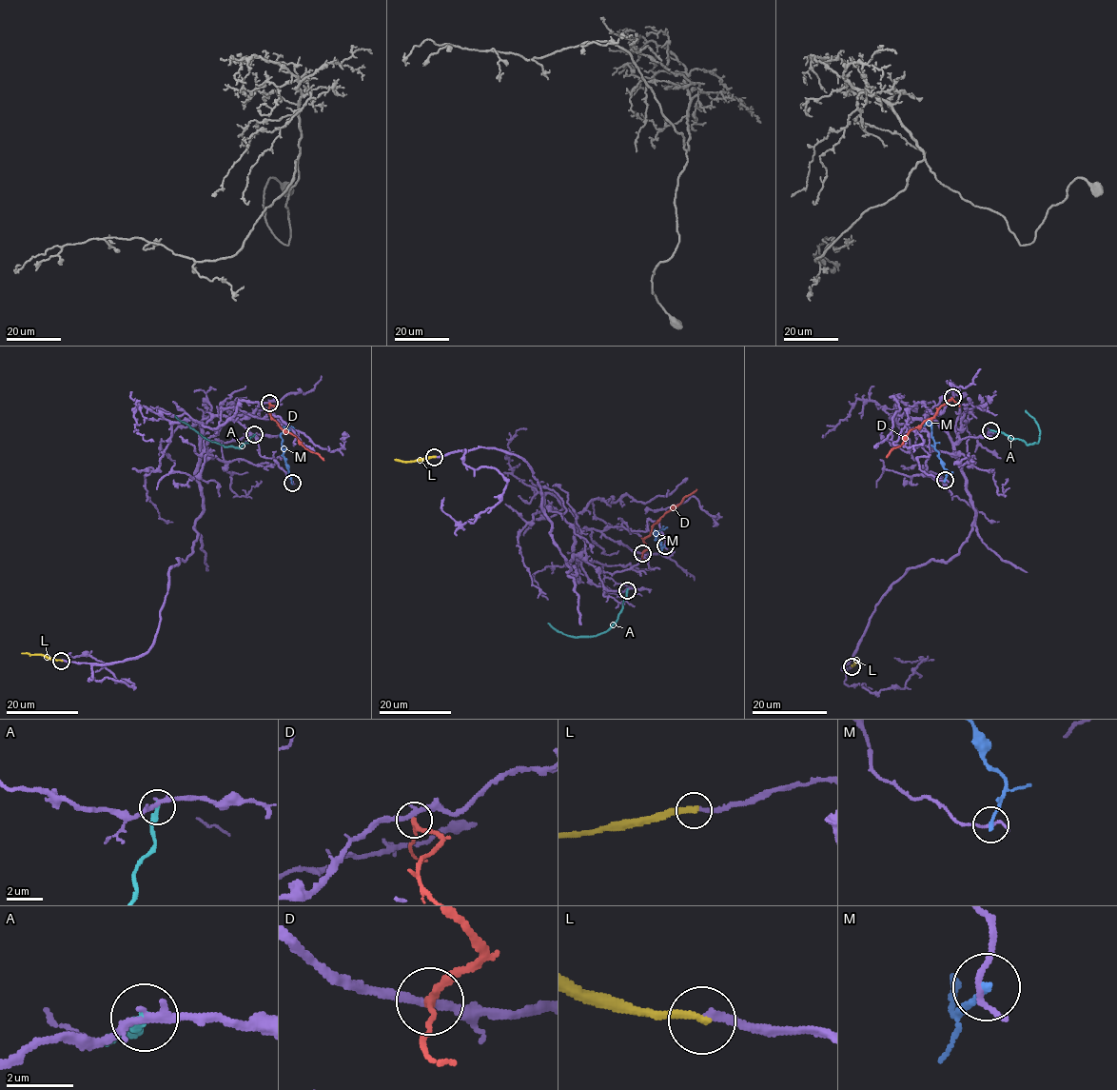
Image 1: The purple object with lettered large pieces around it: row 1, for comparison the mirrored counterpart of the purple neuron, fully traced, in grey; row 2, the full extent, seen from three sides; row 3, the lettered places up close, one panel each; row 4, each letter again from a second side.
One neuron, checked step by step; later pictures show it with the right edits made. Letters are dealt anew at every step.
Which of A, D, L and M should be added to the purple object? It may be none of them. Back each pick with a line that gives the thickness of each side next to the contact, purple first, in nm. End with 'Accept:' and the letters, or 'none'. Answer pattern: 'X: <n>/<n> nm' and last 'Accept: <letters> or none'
Accept: none

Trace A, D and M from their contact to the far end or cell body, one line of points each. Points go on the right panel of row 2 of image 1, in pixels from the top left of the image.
A: (990, 430), (1021, 439), (1028, 445), (1037, 443), (1040, 429), (1026, 410)
D: (952, 397), (931, 418), (911, 429), (903, 443), (893, 447), (886, 457)
M: (944, 481), (947, 471), (934, 447), (930, 423), (926, 425)

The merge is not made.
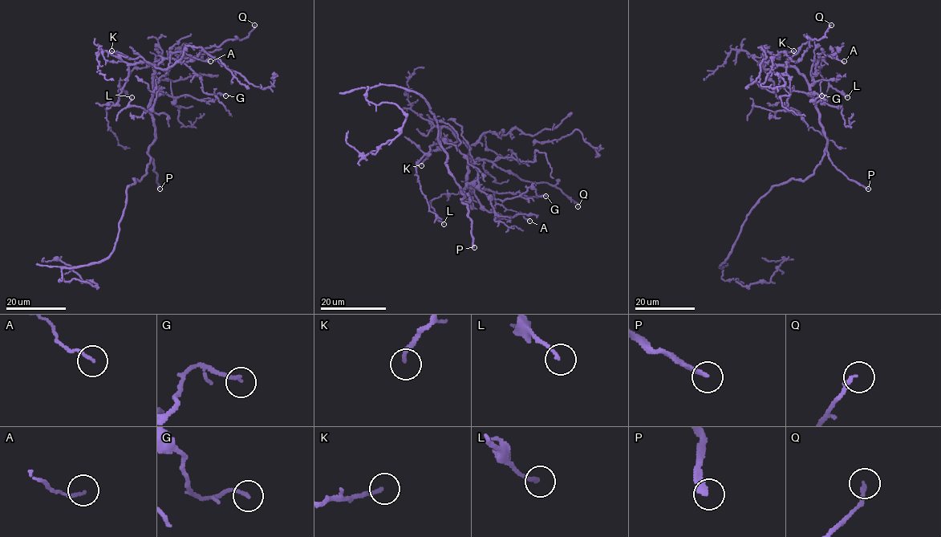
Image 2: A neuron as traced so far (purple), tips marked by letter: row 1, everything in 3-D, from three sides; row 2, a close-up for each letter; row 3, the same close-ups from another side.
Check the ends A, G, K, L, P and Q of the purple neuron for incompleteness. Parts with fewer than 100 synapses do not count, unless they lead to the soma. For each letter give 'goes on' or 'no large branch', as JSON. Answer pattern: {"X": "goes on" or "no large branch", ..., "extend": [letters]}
{"A": "no large branch", "G": "no large branch", "K": "no large branch", "L": "no large branch", "P": "goes on", "Q": "no large branch", "extend": ["P"]}

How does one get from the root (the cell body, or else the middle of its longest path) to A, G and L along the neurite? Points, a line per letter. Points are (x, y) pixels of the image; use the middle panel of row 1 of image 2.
A: (452, 176), (463, 201), (469, 201), (463, 190), (468, 184), (491, 190), (496, 203), (529, 221)
G: (452, 176), (465, 201), (469, 197), (463, 190), (468, 184), (500, 200), (521, 196), (529, 187), (545, 196)
L: (452, 176), (463, 201), (469, 201), (468, 184), (472, 188), (431, 201), (444, 224)

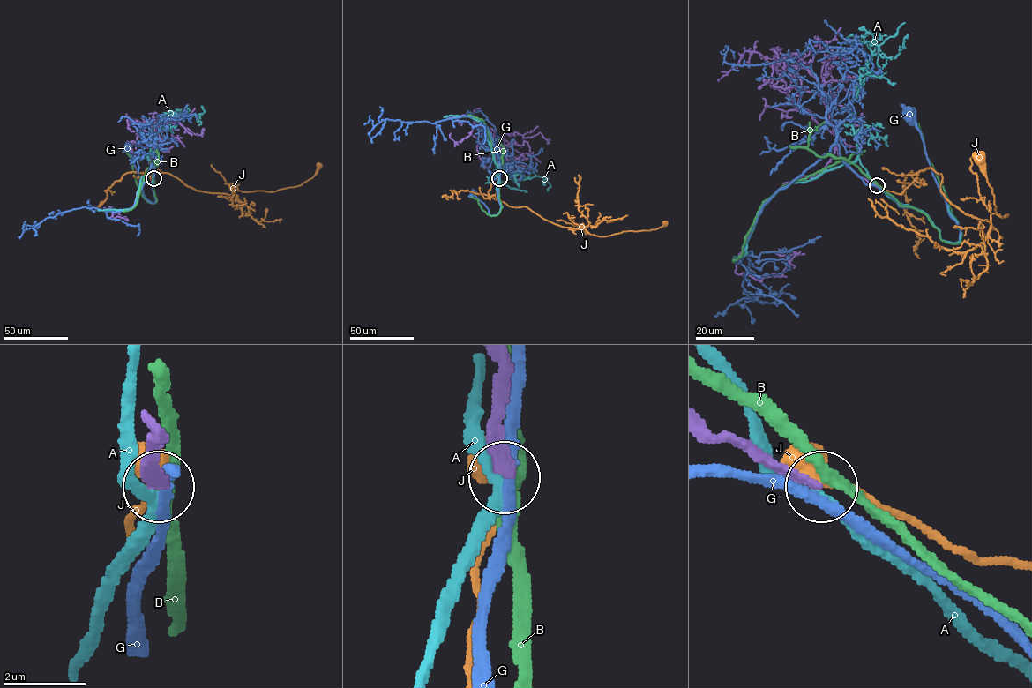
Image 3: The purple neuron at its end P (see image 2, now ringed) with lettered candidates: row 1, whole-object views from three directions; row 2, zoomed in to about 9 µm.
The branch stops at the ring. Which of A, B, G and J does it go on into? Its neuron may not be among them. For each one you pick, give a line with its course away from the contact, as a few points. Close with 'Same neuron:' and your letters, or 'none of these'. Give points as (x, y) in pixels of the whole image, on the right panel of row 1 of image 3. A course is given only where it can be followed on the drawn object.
Same neuron: none of these

